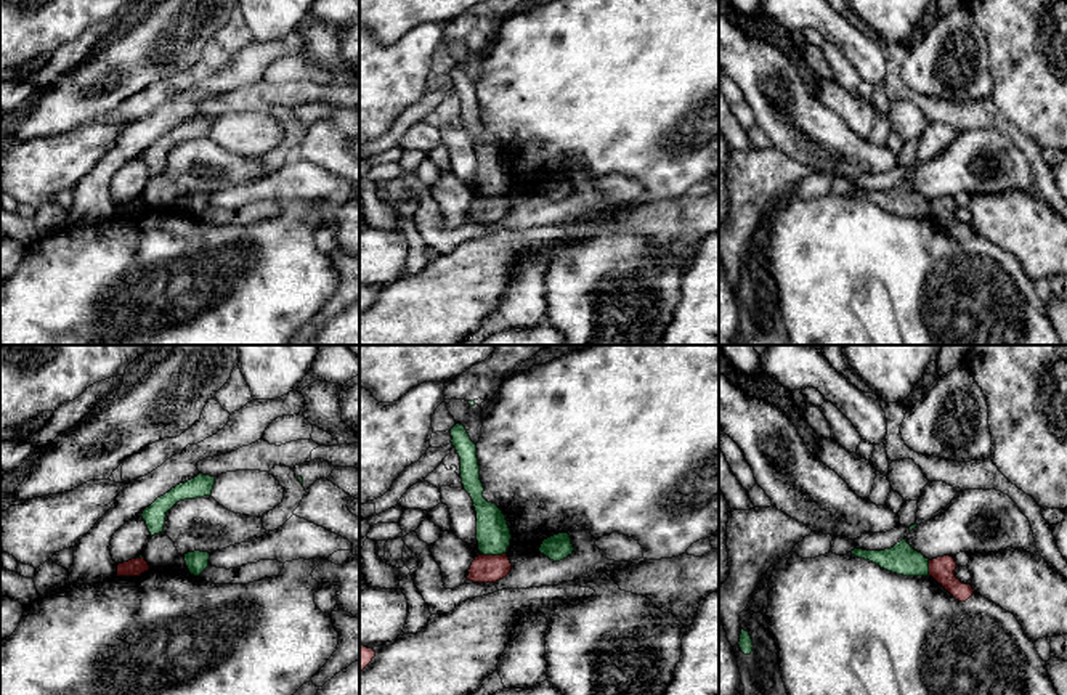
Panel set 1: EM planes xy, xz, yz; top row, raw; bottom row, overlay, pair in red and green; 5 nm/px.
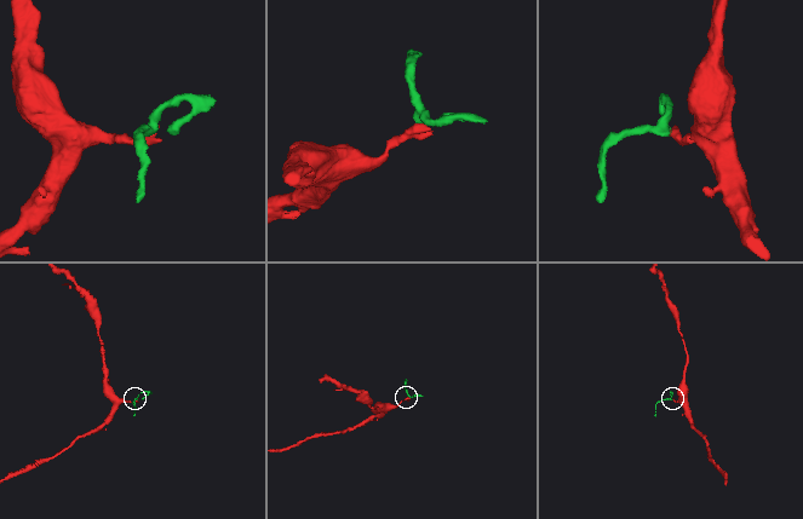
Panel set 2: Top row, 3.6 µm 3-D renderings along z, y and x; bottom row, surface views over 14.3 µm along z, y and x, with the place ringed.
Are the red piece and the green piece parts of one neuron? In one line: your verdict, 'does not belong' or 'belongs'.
does not belong

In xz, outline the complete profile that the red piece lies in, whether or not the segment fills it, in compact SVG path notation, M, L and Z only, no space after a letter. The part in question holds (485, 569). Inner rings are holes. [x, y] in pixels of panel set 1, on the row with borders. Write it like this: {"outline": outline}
{"outline": "M507 554L502 555L478 555L470 565L469 581L473 583L496 583L505 578L512 570Z"}

